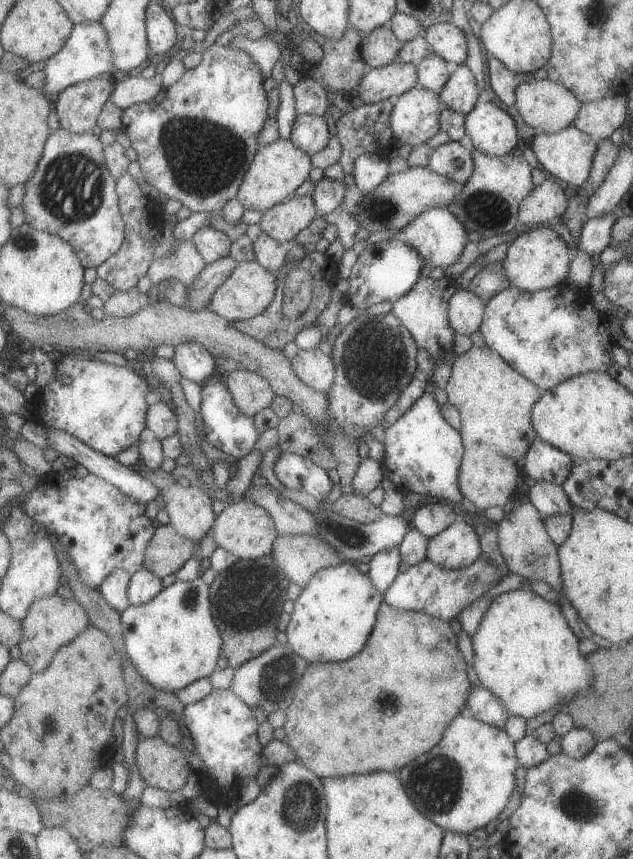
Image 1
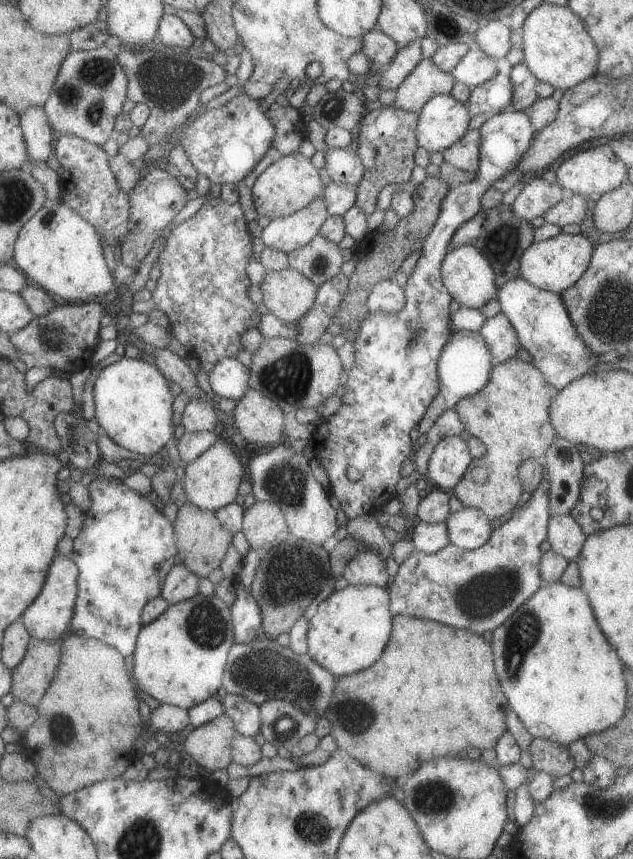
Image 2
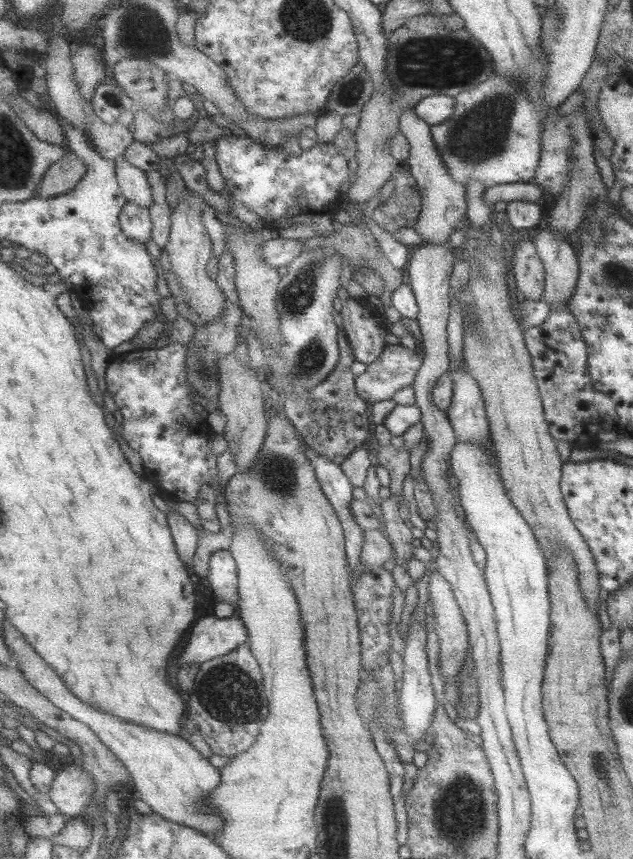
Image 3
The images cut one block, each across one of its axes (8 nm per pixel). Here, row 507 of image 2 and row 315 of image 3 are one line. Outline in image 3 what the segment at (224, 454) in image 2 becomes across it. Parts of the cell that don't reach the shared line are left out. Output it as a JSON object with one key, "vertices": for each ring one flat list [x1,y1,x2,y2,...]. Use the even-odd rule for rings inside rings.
{"vertices":[[184,190,185,196,180,195,180,199,177,202,177,206,173,208,172,211,172,222,171,222,171,238,169,244,166,246,165,250,168,253,168,259,171,262,171,269,177,278,181,280,181,286,185,288,185,294,189,296,189,304,196,309,197,312,209,320,209,322,215,322,215,320,220,320,221,316,225,315,225,302,227,302,228,296,223,292,221,285,218,281,213,280,208,273,208,264,214,258,214,242,211,234,209,234,208,226,204,222,205,208,208,208,203,197,190,190,190,194,186,195,187,190]]}

